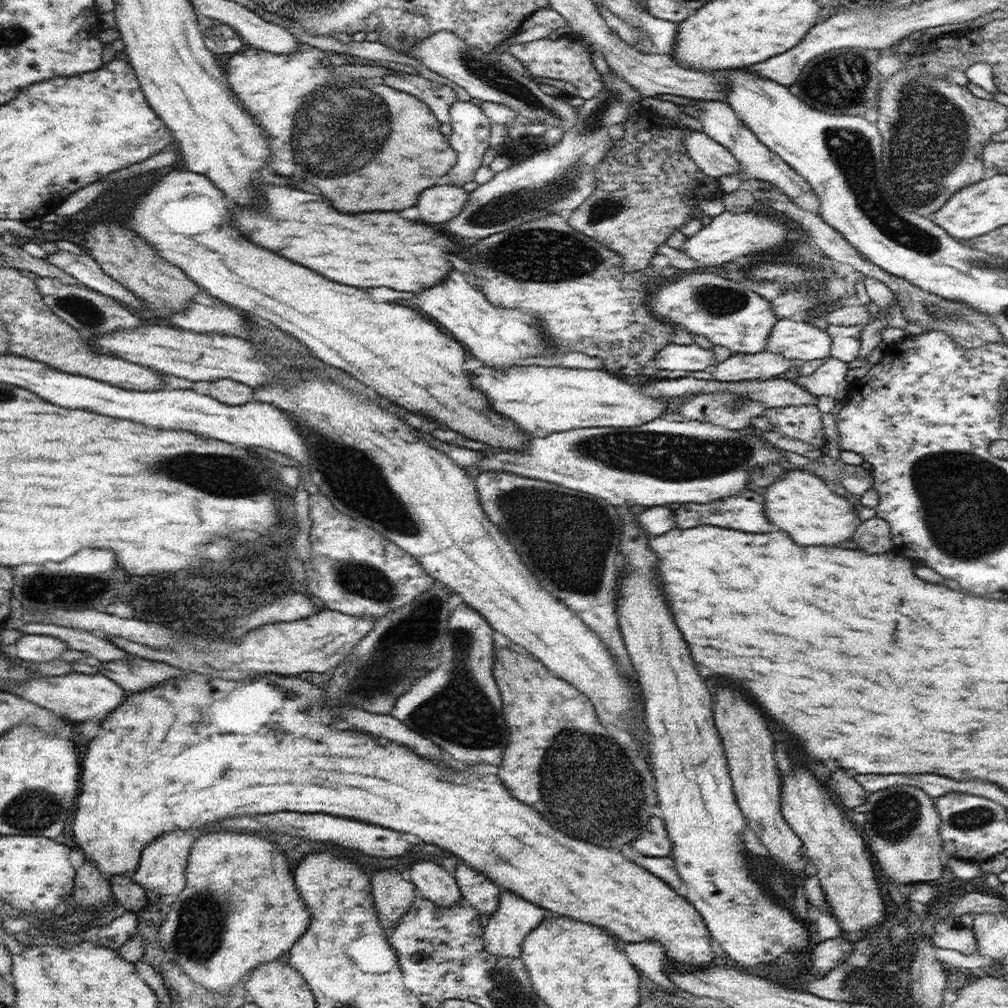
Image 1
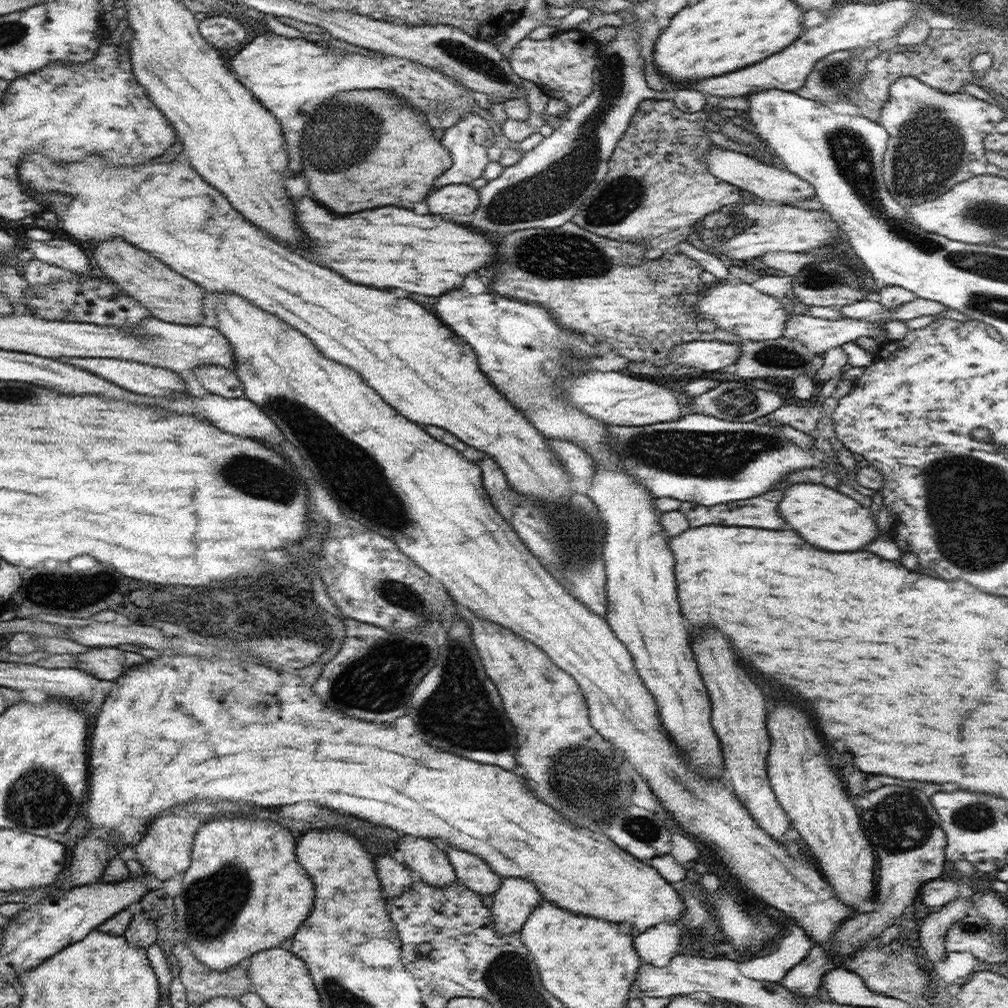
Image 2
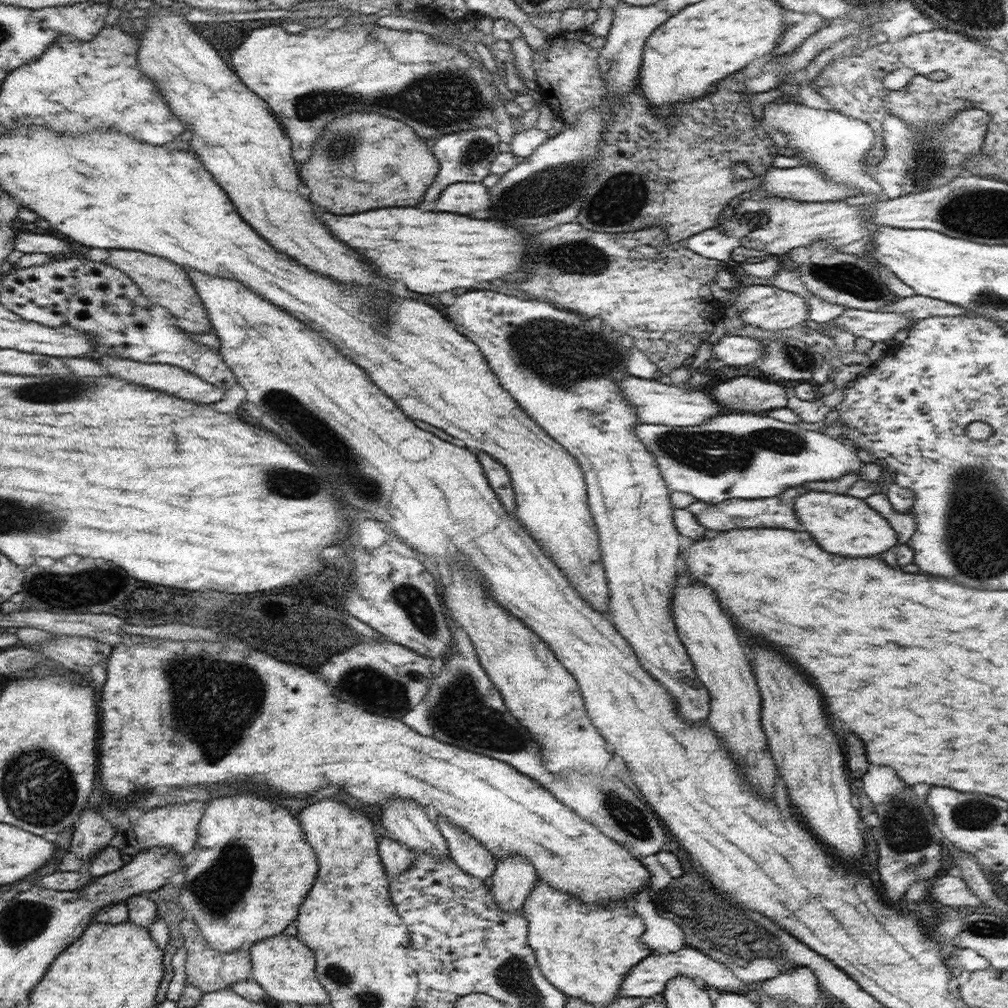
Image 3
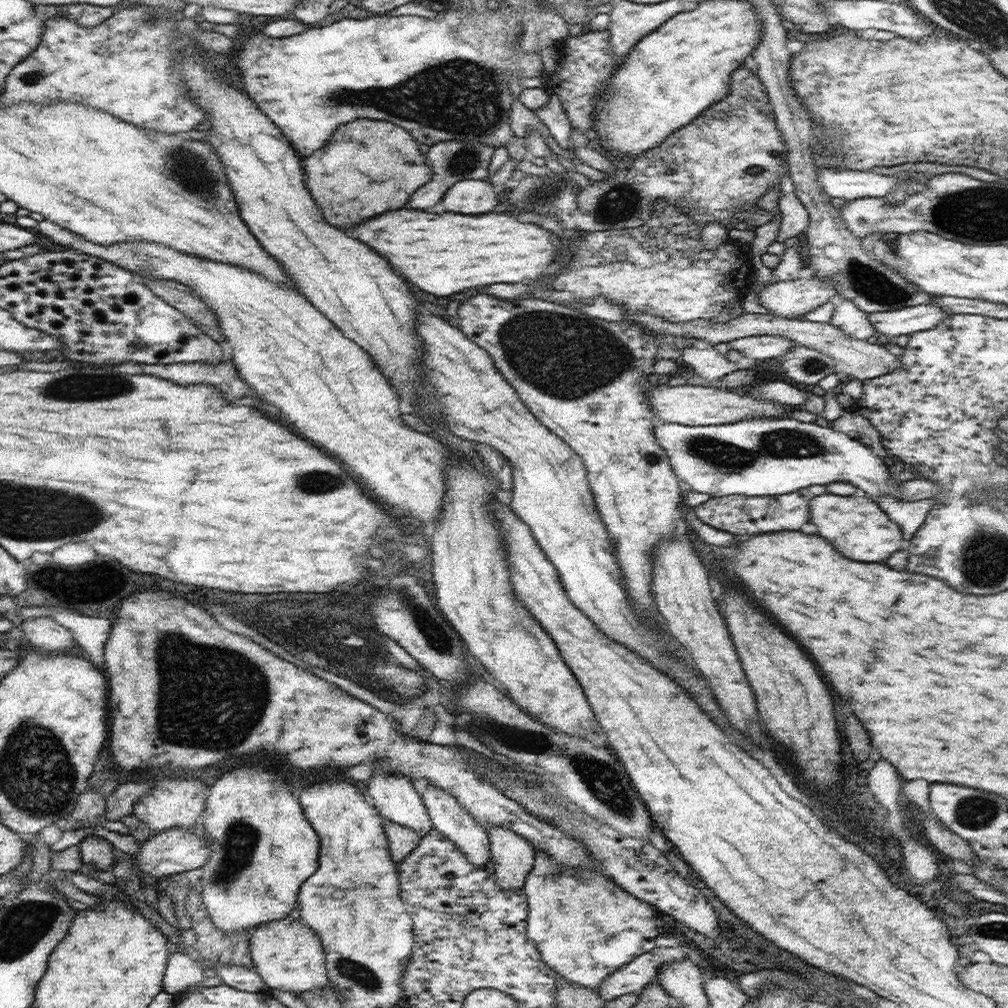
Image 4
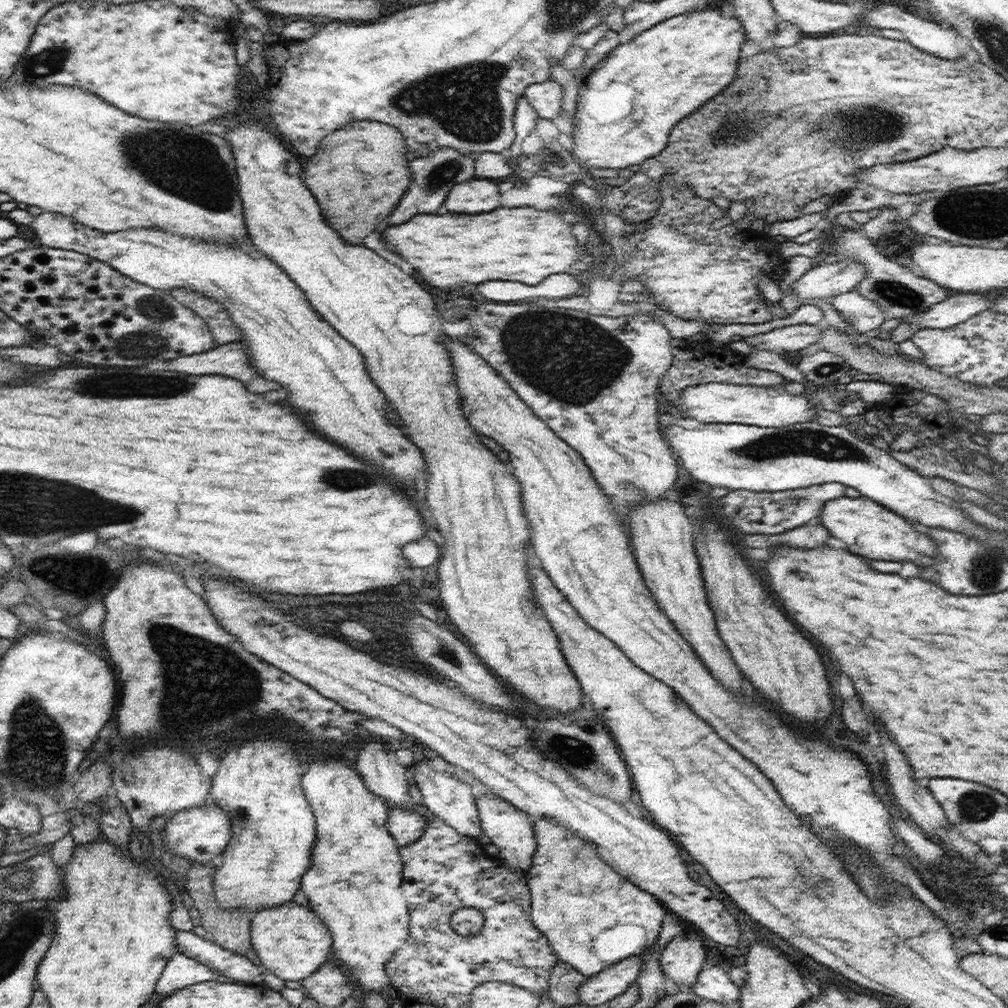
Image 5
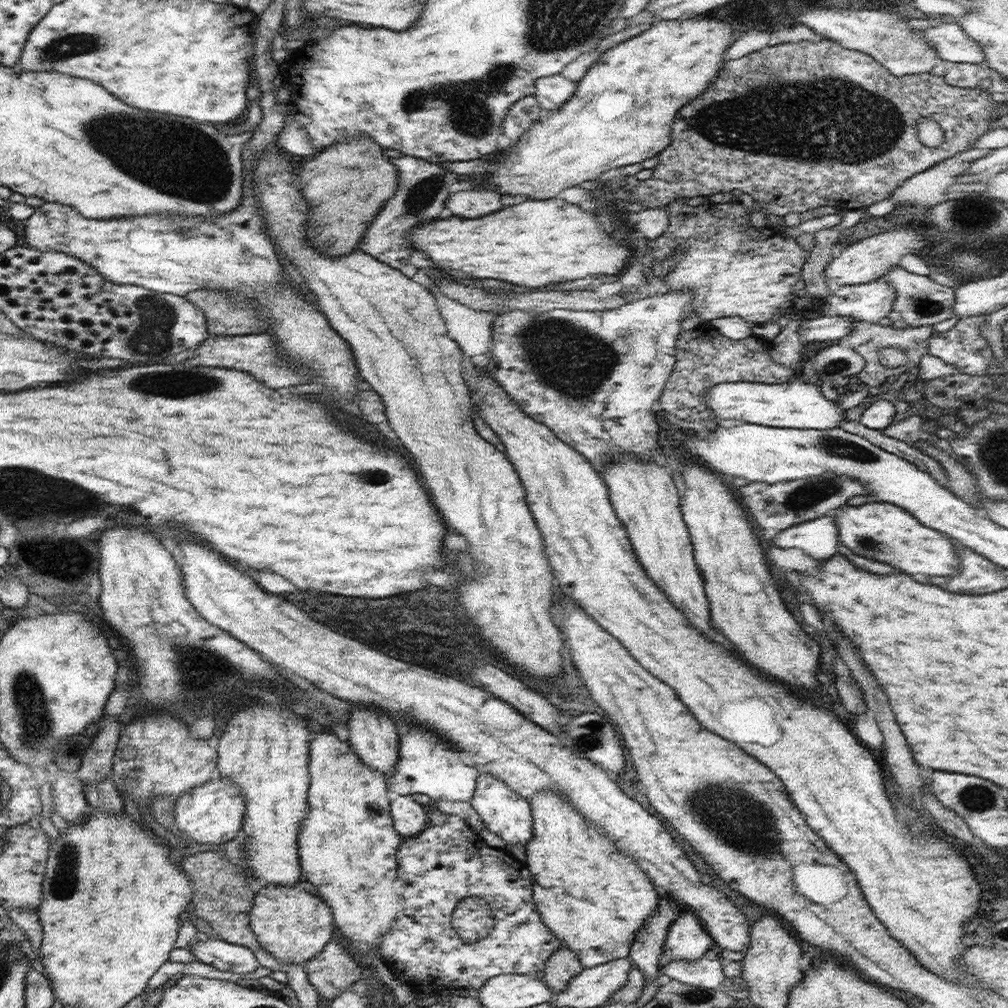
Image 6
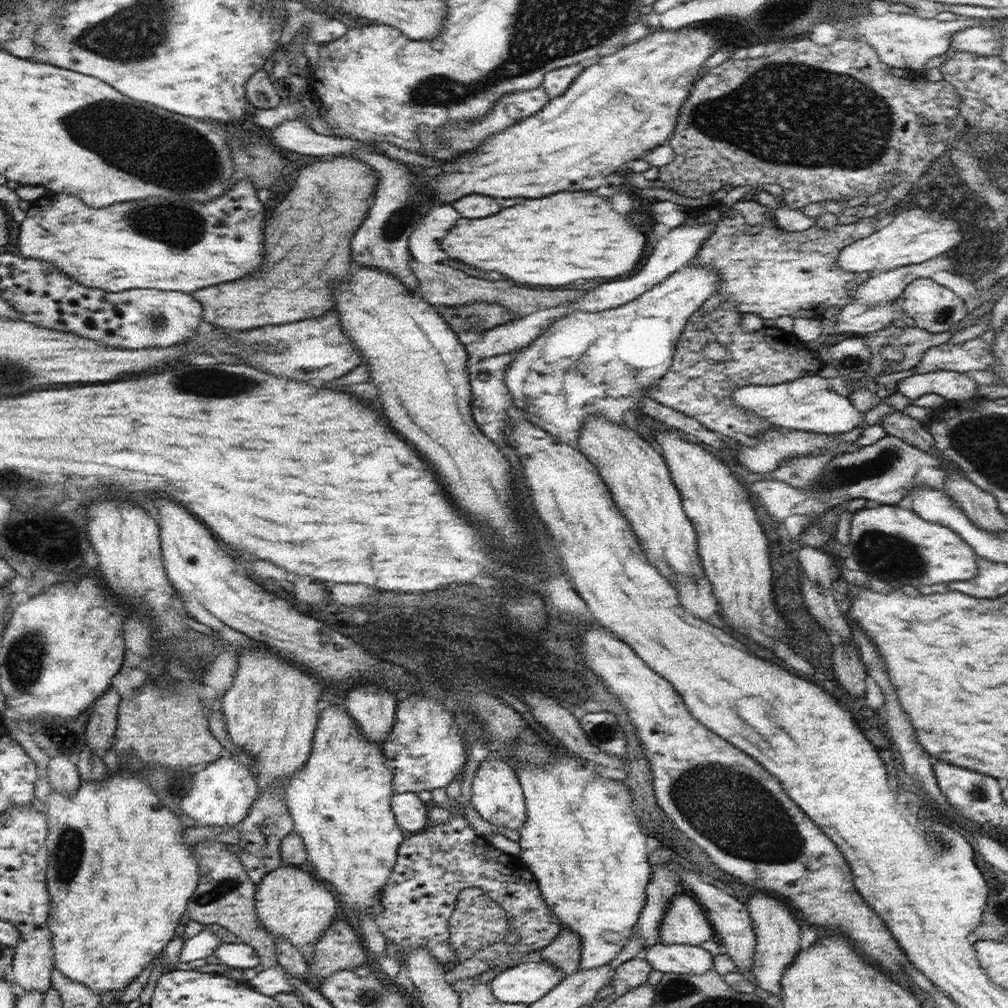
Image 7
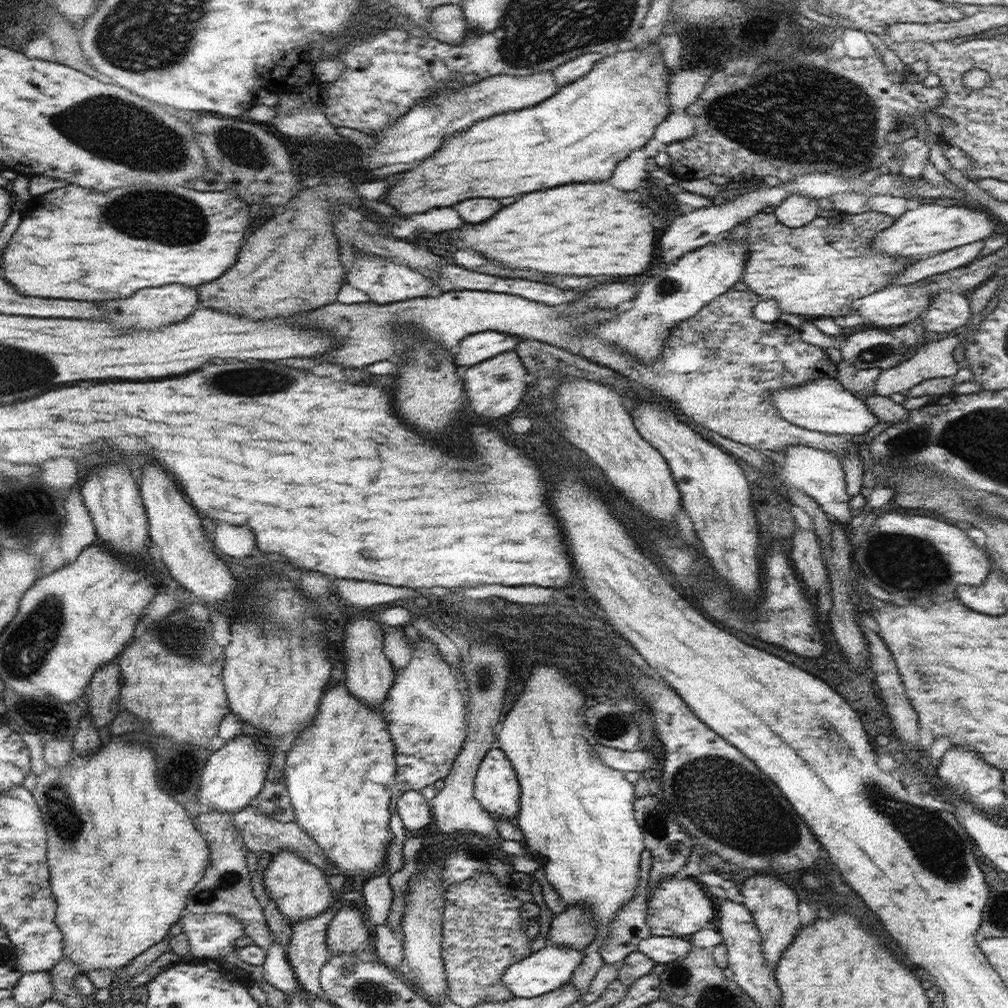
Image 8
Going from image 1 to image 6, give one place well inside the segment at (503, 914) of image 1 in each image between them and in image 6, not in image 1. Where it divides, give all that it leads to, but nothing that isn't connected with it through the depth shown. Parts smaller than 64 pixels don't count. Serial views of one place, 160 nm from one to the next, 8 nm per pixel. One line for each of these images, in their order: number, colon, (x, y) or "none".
2: (514, 901)
3: (513, 880)
4: (512, 857)
5: (513, 840)
6: (503, 812)

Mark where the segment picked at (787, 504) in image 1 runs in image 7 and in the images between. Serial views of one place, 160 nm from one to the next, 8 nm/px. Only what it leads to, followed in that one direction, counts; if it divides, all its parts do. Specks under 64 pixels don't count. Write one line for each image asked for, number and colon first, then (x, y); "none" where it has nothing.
2: (821, 515)
3: (841, 524)
4: (855, 525)
5: (868, 529)
6: (882, 531)
7: (895, 545)

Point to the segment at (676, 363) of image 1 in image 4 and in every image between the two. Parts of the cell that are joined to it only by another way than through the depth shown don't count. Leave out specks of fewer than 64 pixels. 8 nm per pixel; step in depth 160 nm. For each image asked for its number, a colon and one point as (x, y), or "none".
2: (707, 353)
3: (732, 350)
4: (766, 346)

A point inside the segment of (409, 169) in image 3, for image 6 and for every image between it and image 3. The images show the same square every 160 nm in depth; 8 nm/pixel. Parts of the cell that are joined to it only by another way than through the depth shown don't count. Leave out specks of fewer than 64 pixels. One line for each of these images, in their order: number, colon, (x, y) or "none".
4: (379, 164)
5: (354, 196)
6: (347, 183)

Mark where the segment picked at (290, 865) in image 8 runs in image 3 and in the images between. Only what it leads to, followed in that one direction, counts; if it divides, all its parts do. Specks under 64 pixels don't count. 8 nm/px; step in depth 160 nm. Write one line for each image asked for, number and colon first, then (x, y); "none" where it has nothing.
3: (285, 968)
4: (288, 956)
5: (291, 941)
6: (293, 925)
7: (292, 903)

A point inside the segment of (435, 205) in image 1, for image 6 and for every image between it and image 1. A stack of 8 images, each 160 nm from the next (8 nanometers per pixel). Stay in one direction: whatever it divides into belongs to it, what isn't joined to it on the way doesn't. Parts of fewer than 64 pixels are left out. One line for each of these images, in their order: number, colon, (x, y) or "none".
2: (459, 199)
3: (462, 197)
4: (470, 196)
5: (475, 196)
6: (477, 201)

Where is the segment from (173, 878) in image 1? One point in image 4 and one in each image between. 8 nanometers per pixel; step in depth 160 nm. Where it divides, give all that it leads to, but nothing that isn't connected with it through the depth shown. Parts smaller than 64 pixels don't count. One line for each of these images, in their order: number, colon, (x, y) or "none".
2: (165, 850)
3: (176, 826)
4: (172, 802)

